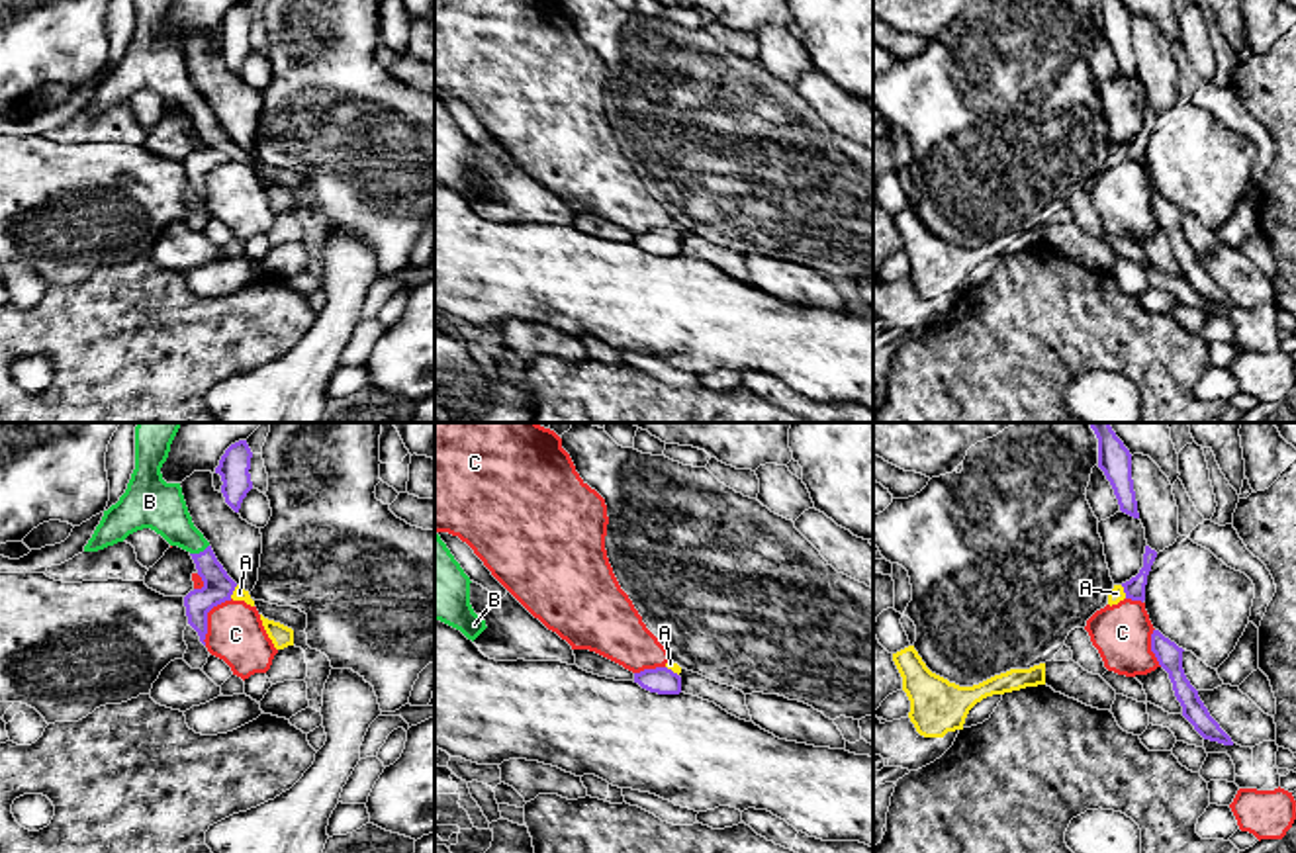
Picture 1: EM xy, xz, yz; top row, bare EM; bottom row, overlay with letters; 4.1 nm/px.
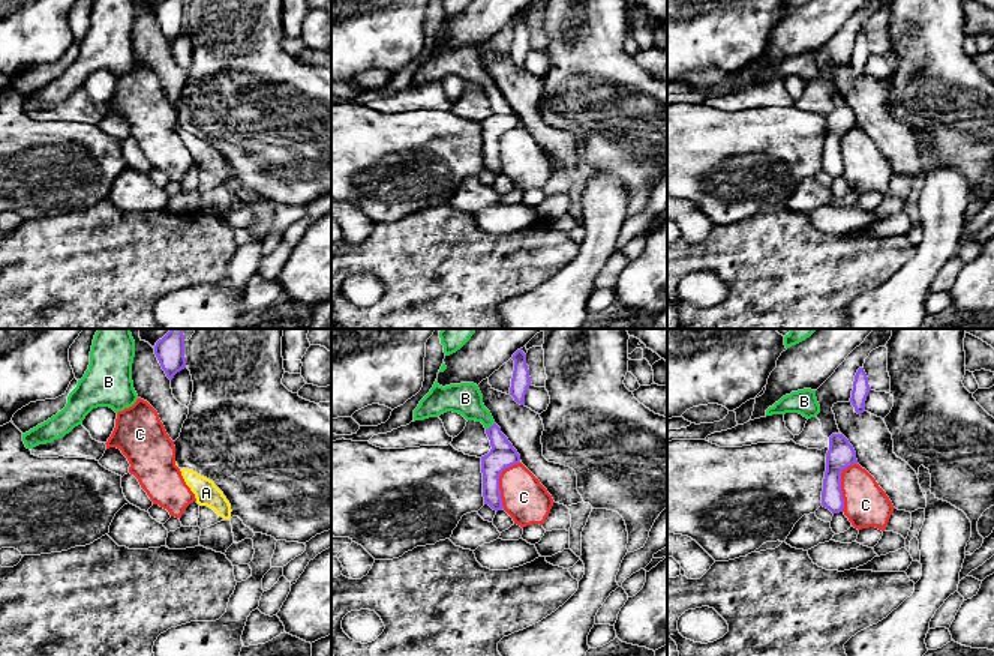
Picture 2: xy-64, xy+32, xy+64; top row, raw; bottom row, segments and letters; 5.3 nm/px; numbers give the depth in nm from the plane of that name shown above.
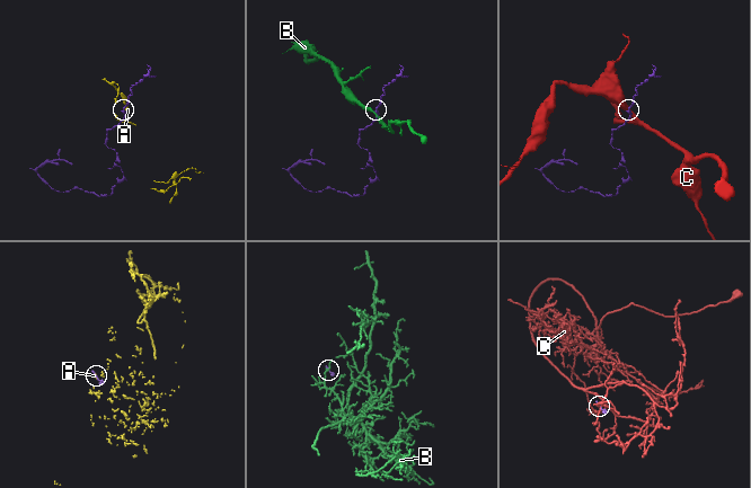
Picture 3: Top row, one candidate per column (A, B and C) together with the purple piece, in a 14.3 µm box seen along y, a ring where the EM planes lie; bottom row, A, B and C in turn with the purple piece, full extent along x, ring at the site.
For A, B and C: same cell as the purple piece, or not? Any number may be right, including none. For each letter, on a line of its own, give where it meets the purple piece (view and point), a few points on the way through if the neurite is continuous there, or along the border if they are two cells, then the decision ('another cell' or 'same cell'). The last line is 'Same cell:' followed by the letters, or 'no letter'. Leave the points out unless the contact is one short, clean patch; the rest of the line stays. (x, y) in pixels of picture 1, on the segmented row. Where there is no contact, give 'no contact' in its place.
A: contact xy (233, 589); border xy (237, 585), (230, 597); another cell
B: contact xy (200, 552); way xy (218, 587), (200, 552), (161, 507); same cell
C: contact xy (206, 617); another cell
Same cell: B

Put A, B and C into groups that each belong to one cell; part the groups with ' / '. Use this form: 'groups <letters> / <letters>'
groups A / B / C

